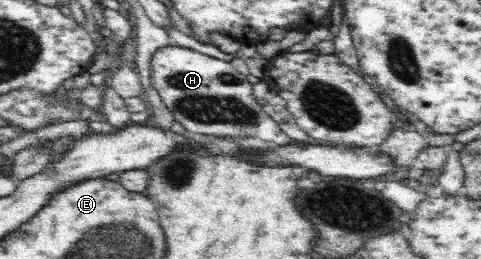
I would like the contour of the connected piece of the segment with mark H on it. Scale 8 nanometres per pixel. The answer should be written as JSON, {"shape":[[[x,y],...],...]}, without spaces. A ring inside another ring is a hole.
{"shape":[[[174,45],[160,47],[149,63],[151,82],[162,102],[170,108],[176,121],[196,136],[231,137],[232,139],[262,139],[277,145],[294,142],[282,130],[254,96],[253,84],[232,62],[202,54],[193,49]]]}

